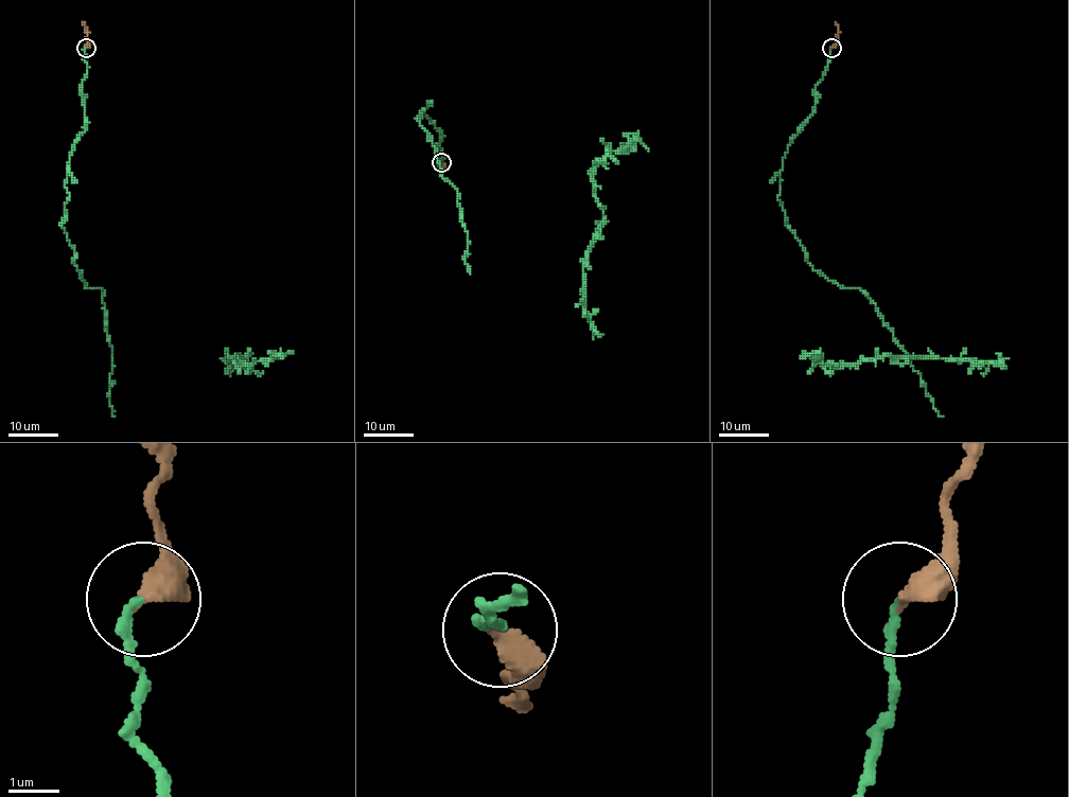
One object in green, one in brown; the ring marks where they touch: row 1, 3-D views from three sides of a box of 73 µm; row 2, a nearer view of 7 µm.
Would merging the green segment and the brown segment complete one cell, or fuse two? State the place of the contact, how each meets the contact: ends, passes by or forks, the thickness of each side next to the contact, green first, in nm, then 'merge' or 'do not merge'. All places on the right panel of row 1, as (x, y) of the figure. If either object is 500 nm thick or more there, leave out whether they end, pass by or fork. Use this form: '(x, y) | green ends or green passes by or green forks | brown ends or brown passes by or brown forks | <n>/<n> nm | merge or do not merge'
(831, 48) | green ends | brown ends | 160/480 nm | merge

